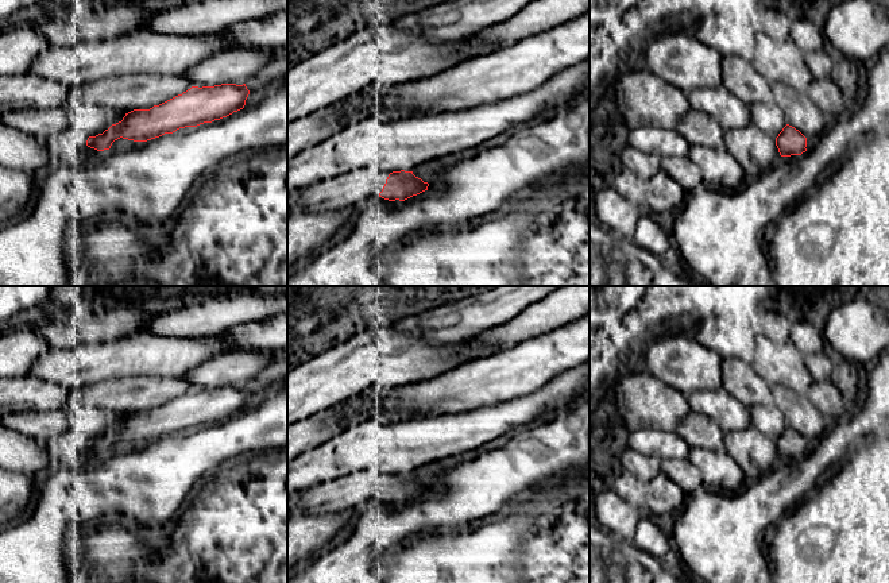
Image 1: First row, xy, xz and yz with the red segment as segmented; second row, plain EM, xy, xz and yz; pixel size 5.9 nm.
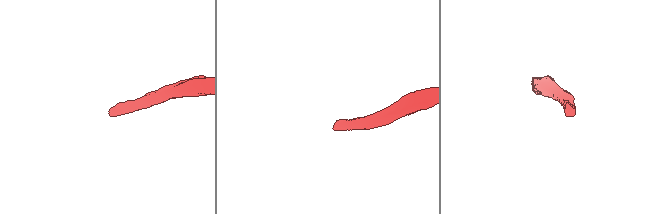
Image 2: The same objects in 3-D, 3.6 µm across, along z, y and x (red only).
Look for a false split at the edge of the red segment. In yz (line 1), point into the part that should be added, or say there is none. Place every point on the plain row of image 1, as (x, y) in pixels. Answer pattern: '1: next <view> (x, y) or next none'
1: next none

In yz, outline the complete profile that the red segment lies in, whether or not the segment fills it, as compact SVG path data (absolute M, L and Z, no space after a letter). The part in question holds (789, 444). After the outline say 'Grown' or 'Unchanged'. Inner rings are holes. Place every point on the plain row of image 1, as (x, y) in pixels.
M786 426L776 440L781 459L801 457L807 453L807 440L795 429Z. Unchanged

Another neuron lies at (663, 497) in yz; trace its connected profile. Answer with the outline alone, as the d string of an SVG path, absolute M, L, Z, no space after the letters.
M658 472L646 491L646 510L656 518L664 514L677 514L685 501L684 491L665 474Z

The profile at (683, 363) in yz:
M670 329L652 341L645 354L645 370L688 397L693 391L710 391L722 387L720 360L722 358L715 351L704 347L695 337Z

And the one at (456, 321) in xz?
M496 286L479 296L390 323L390 328L422 336L432 344L451 344L502 327L558 287L561 286Z

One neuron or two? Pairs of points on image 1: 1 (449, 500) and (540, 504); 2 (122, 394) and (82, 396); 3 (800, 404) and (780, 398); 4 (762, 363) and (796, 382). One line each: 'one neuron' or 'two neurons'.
1: two neurons
2: one neuron
3: one neuron
4: one neuron

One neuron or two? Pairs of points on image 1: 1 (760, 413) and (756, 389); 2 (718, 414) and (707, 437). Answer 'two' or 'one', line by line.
1: two
2: two

